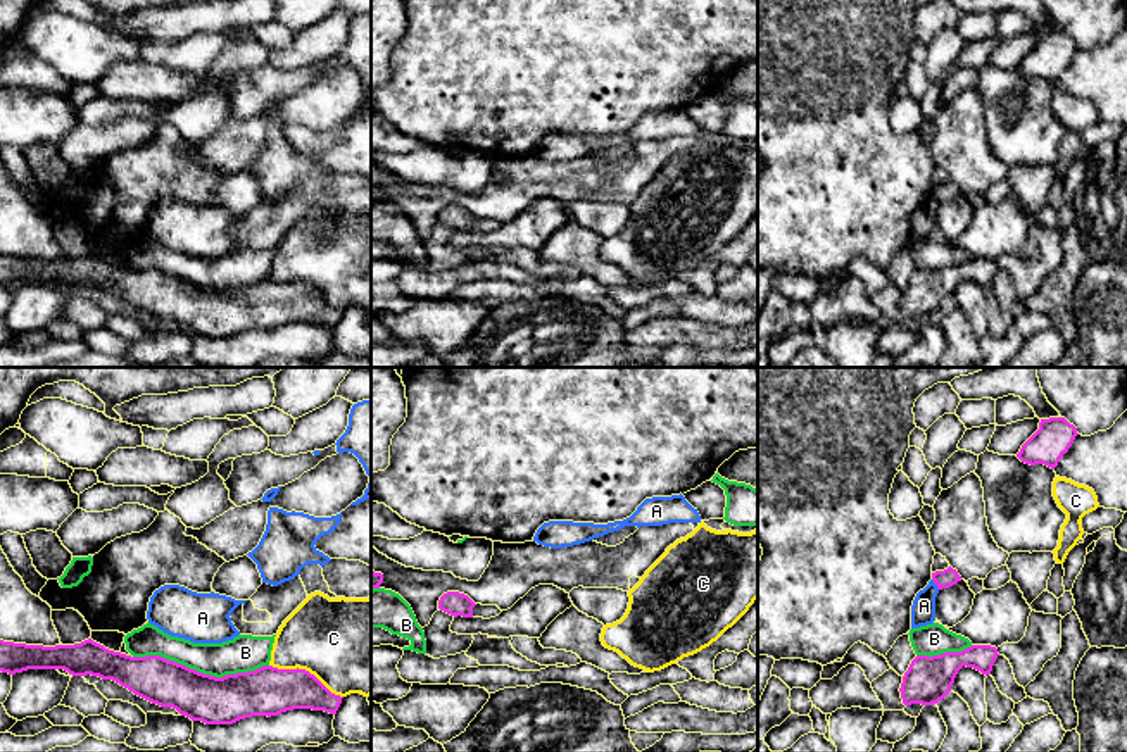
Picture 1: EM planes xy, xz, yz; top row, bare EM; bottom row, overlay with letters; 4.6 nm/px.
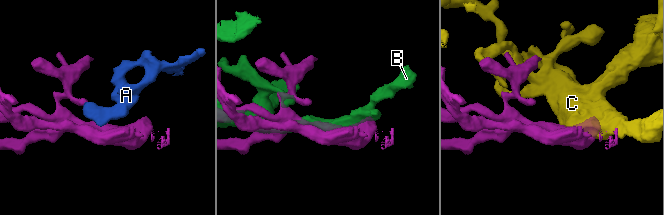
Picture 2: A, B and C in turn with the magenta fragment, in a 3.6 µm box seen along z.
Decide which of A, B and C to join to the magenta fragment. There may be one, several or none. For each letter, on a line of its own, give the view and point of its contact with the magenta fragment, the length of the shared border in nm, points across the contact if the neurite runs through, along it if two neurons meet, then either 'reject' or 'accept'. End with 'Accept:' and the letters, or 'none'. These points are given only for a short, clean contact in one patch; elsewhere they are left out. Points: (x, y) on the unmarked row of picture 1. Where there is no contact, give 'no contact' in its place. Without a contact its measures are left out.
A: yz (934, 195) | 70 nm | reject
B: xy (201, 287) | 650 nm | reject
C: xy (304, 283) | 380 nm | reject
Accept: none

